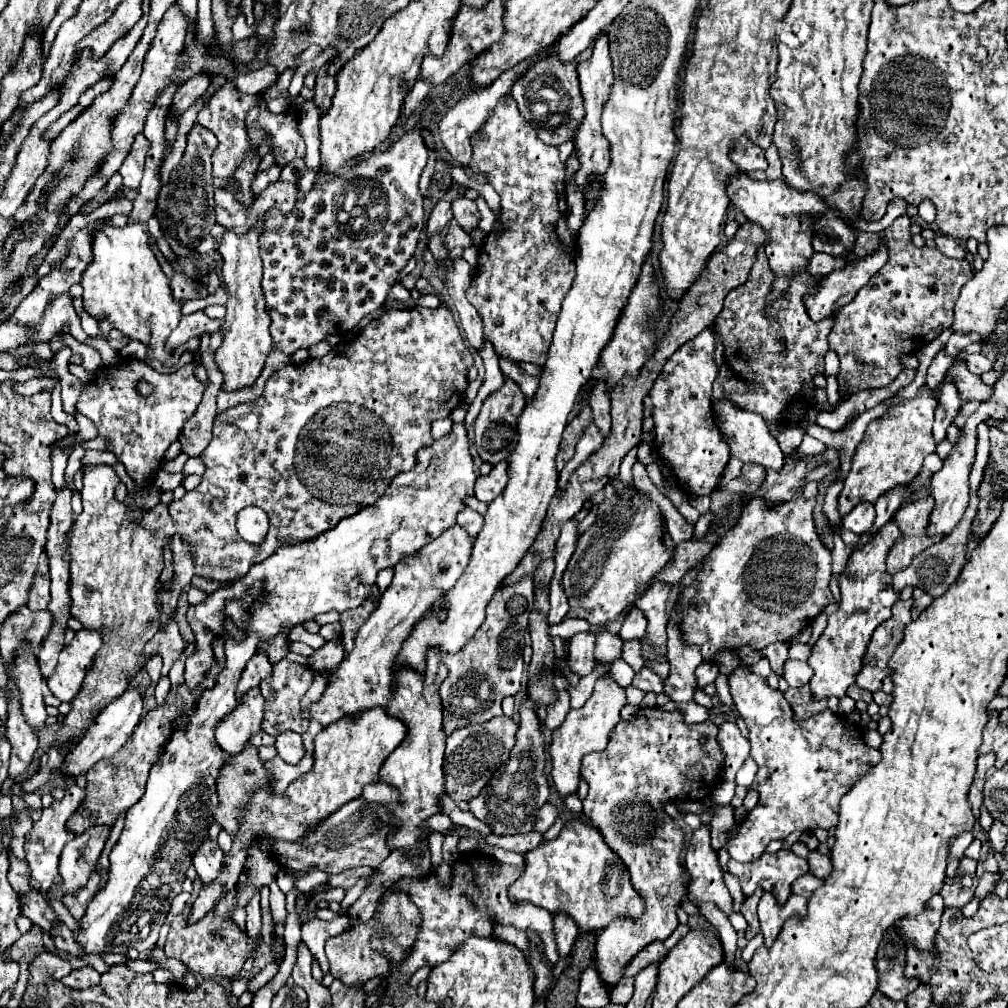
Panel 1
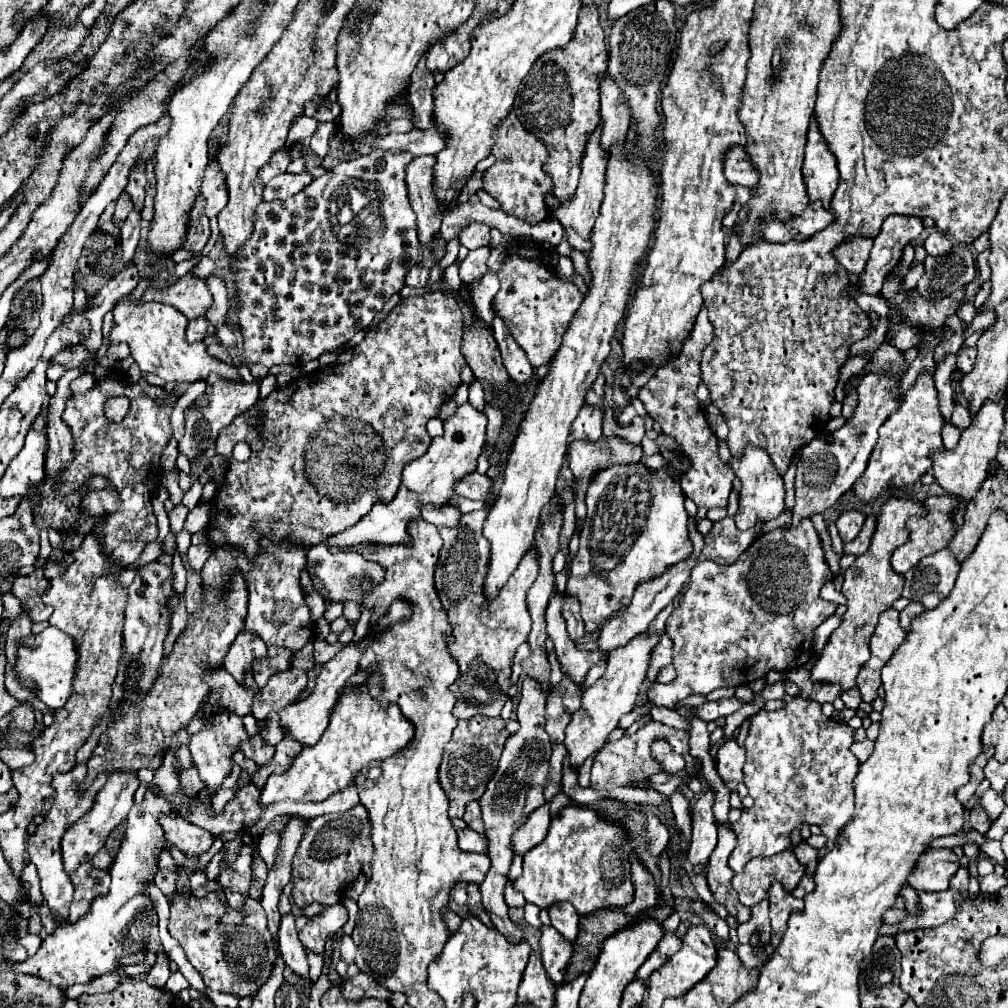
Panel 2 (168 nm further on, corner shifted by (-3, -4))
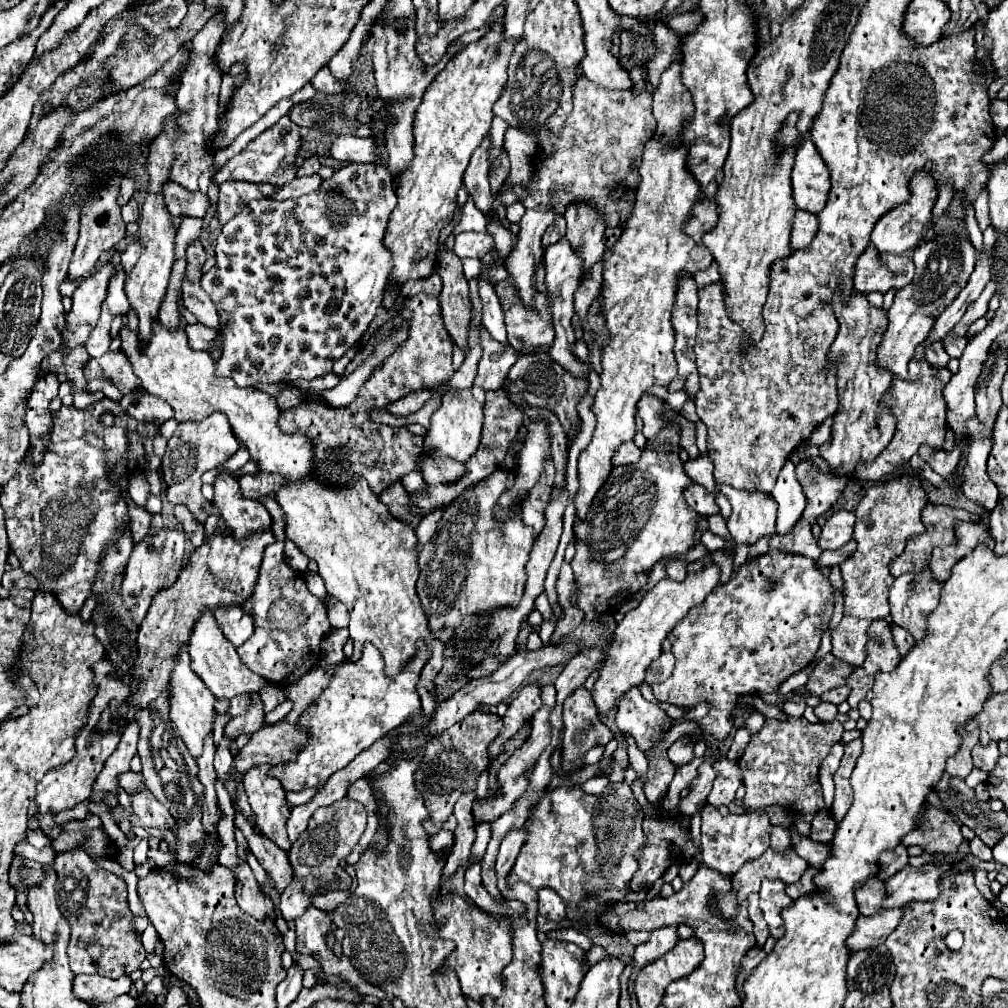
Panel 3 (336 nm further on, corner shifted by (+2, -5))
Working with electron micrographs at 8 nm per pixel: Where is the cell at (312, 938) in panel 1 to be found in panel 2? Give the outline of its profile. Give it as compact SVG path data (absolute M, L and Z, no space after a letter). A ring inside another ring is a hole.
M307 952L307 958L309 958L309 978L311 982L315 982L323 972L323 956Z

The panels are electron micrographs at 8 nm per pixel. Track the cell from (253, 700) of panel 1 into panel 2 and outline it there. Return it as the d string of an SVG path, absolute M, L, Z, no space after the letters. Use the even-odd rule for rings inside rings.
M217 668L217 670L205 670L203 682L209 684L211 688L207 694L207 702L215 700L219 708L235 712L237 716L251 714L251 702L259 690L251 674L247 674L243 682L235 682L231 674L227 674L227 670Z

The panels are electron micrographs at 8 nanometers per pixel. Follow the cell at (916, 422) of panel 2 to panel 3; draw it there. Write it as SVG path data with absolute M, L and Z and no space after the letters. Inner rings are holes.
M912 359L908 365L908 377L906 379L892 379L890 389L884 393L880 407L890 411L896 417L896 433L890 441L890 445L870 463L858 463L856 471L852 475L854 481L882 481L890 475L902 473L908 469L908 461L922 445L928 445L932 449L942 449L944 435L946 435L946 401L944 401L944 387L950 381L952 373L948 369L936 371L926 361Z

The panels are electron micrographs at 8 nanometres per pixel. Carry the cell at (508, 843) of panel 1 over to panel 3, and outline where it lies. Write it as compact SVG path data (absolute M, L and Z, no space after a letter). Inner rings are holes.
M440 829L436 835L430 837L430 847L434 851L446 851L452 847L452 843L454 843L454 833L446 829Z

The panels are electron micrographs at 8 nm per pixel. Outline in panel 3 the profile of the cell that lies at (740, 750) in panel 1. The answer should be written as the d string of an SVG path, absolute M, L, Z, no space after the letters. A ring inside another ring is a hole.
M728 757L718 759L714 763L714 771L718 773L718 777L716 777L714 787L712 787L710 795L708 795L708 803L714 805L714 807L730 805L734 801L736 789L742 785L742 771Z

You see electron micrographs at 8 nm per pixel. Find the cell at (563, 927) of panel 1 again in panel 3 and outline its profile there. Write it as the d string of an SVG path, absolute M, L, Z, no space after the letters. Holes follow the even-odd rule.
M538 891L538 913L546 913L550 921L562 923L566 919L566 903L554 891Z

